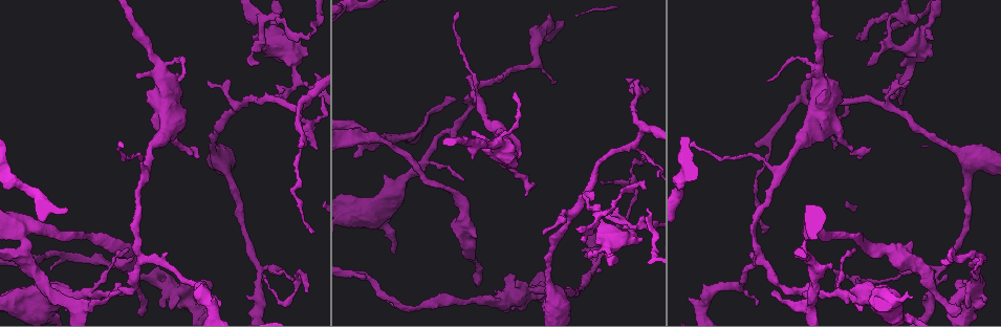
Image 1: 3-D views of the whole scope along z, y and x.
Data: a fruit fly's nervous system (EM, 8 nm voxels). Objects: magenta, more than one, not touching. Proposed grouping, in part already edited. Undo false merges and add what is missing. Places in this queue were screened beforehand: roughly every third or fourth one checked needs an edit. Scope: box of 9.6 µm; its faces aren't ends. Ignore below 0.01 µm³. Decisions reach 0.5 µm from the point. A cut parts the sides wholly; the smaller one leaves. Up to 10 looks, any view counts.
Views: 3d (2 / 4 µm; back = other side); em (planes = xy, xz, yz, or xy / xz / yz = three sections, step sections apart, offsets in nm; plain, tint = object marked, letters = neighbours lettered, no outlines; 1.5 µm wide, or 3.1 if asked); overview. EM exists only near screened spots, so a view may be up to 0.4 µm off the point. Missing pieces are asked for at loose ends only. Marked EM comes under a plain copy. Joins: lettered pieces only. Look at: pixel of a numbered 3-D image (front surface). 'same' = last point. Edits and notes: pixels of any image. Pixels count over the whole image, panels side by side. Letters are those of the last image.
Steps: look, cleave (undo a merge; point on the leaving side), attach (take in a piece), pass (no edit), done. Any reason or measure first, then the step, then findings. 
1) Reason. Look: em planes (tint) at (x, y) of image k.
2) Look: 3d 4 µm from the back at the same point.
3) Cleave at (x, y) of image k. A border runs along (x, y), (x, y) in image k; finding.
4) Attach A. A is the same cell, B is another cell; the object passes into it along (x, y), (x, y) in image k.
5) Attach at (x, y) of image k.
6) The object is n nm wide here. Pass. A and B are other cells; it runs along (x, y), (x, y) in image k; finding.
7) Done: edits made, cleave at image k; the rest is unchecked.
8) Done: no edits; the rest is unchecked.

Branch stops here. Look: em yz step 8 (letters) at (476, 237) of image 1.

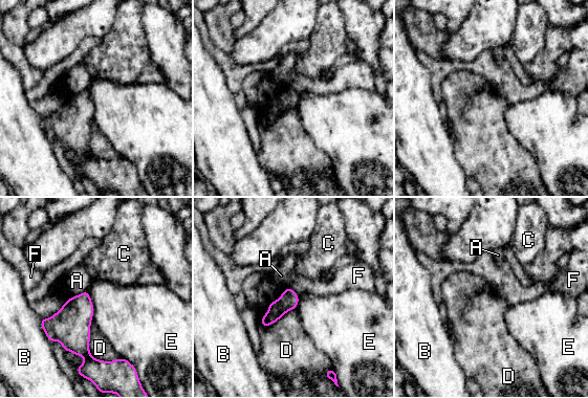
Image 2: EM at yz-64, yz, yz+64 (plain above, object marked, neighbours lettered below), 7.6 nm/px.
Cut it another way. Look: em planes (letters) at the same point.

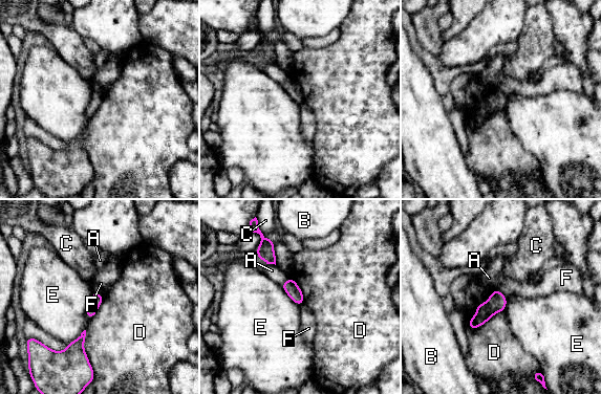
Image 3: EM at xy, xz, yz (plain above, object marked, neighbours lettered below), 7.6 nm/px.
Pass. A, B, C, D, E and F are other cells; a border runs along (491, 292), (477, 305), (470, 329) in image 3; none of them fits.

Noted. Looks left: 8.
An open end. Look: 3d 2 µm at (854, 38) of image 1.

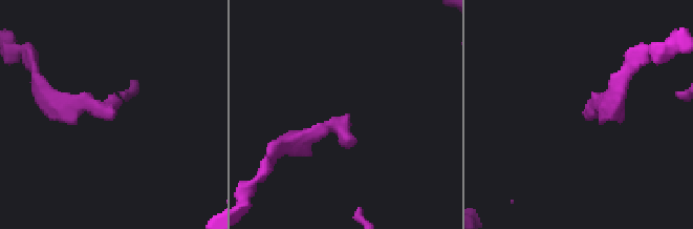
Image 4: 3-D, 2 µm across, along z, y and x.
Look: em planes (letters) at (111, 116) of image 4.

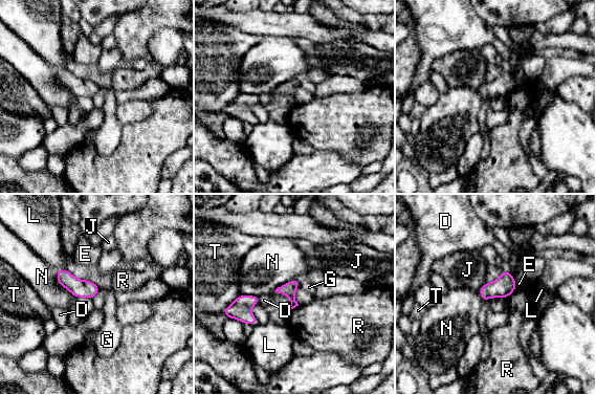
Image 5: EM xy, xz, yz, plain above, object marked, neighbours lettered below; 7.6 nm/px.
The object is 100 nm wide here; the longest contact is with N, 240 nm. Pass. D, E, G, J, L, N, R and T are other cells; no lettered piece goes on from it.

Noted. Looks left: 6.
Branch stops here. Look: 3d 2 µm at (755, 144) of image 1.

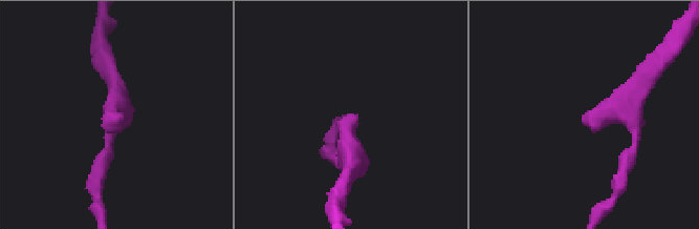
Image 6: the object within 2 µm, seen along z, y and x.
Look: em xz step 4 (letters) at (121, 115) of image 6.

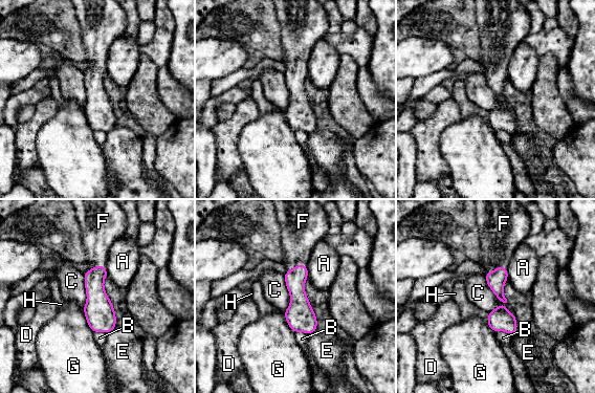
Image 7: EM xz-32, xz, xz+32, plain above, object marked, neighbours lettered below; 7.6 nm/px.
The longest contact is with C, 300 nm. Attach F. F is the same cell, A, B, C, D, E, G and H are other cells; the object passes into it along (496, 280), (496, 268), (500, 237) in image 7; the neuron continues.

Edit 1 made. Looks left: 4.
Done: edits made, attach at image 7; the rest is unchecked.

